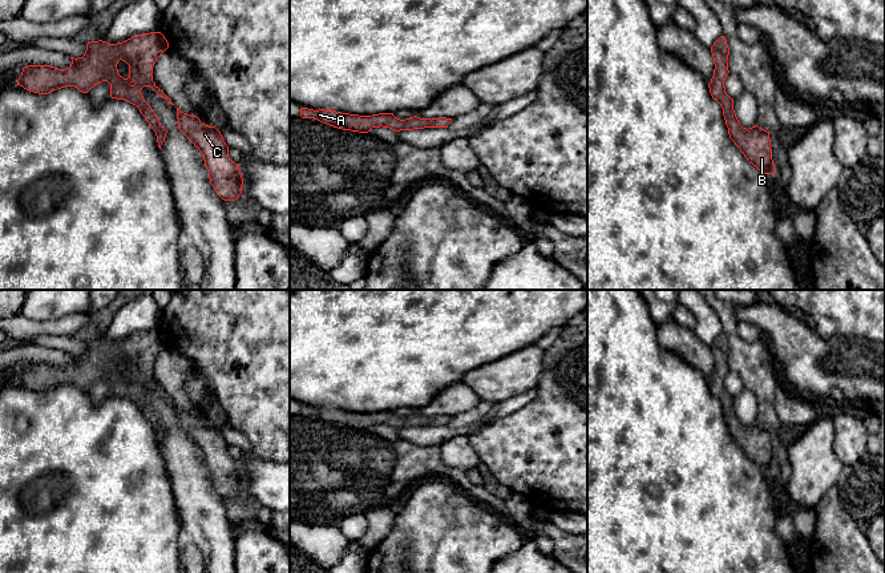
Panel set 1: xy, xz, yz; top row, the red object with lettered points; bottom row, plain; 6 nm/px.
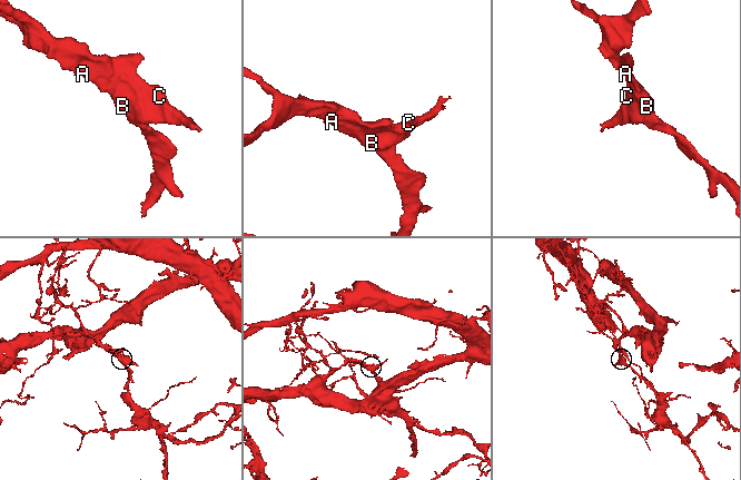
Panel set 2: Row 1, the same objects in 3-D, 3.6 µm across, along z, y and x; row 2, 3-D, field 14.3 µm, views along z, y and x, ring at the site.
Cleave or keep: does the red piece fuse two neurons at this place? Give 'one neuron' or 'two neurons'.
two neurons

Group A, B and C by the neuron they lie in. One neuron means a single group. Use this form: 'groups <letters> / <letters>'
groups A / B C

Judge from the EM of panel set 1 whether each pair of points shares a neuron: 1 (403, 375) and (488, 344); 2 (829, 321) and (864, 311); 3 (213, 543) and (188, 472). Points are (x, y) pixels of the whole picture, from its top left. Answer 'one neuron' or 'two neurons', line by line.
1: one neuron
2: one neuron
3: one neuron

